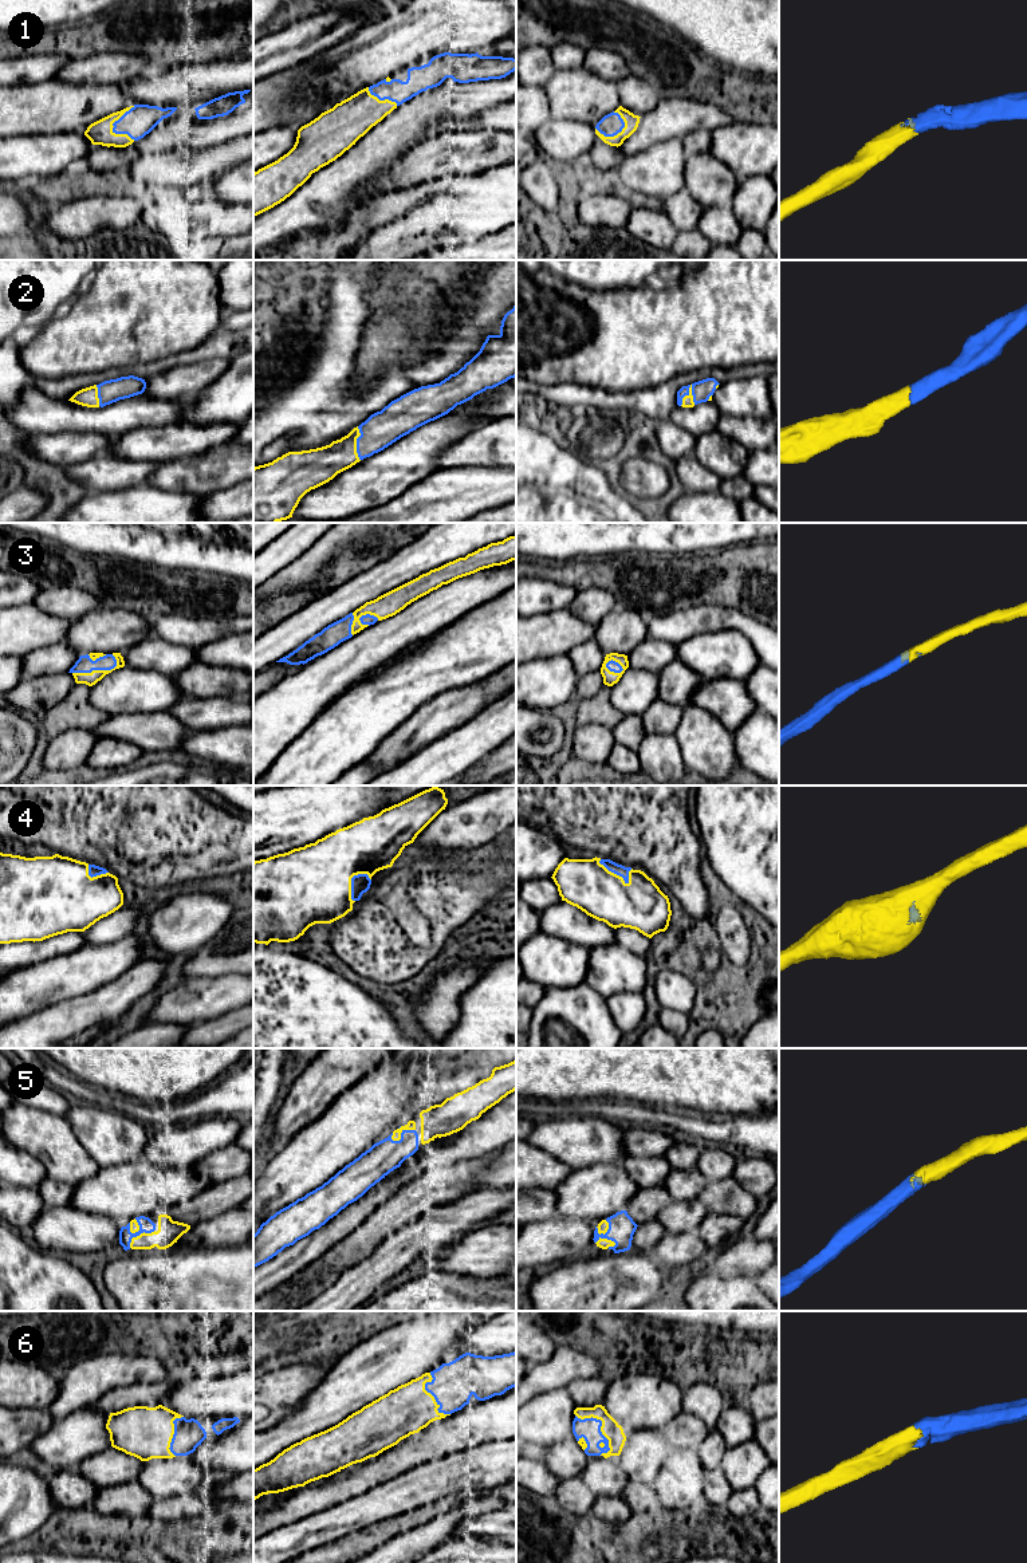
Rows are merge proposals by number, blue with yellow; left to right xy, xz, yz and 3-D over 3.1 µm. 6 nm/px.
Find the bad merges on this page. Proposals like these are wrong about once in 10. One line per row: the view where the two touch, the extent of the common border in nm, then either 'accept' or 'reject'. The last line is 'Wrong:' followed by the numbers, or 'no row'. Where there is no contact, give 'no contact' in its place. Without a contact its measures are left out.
1: xy | 220 nm | accept
2: yz | 150 nm | accept
3: xy | 280 nm | accept
4: yz | 240 nm | accept
5: yz | 180 nm | accept
6: yz | 300 nm | accept
Wrong: no row

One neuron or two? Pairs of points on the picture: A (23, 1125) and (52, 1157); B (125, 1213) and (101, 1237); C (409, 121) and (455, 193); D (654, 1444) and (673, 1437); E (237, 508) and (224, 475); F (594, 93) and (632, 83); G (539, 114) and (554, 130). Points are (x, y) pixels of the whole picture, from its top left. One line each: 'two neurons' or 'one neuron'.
A: one neuron
B: two neurons
C: two neurons
D: two neurons
E: two neurons
F: two neurons
G: two neurons

